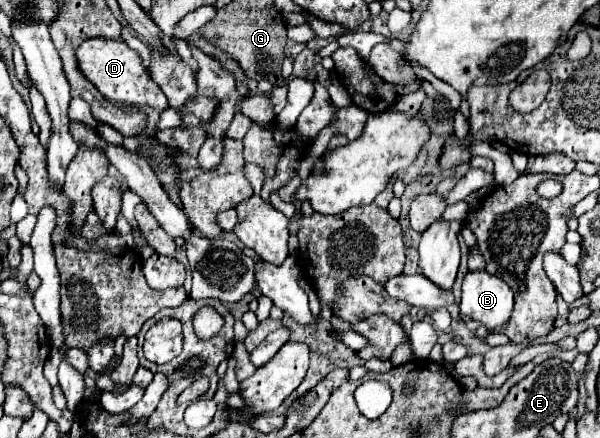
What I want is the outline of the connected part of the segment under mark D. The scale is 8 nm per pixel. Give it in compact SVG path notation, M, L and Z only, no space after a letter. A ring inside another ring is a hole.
M88 38L76 50L78 66L84 76L112 102L126 104L126 106L150 106L156 110L166 110L168 98L160 90L160 86L150 78L146 68L142 66L142 58L136 50L130 50L126 42L114 42L106 38Z

